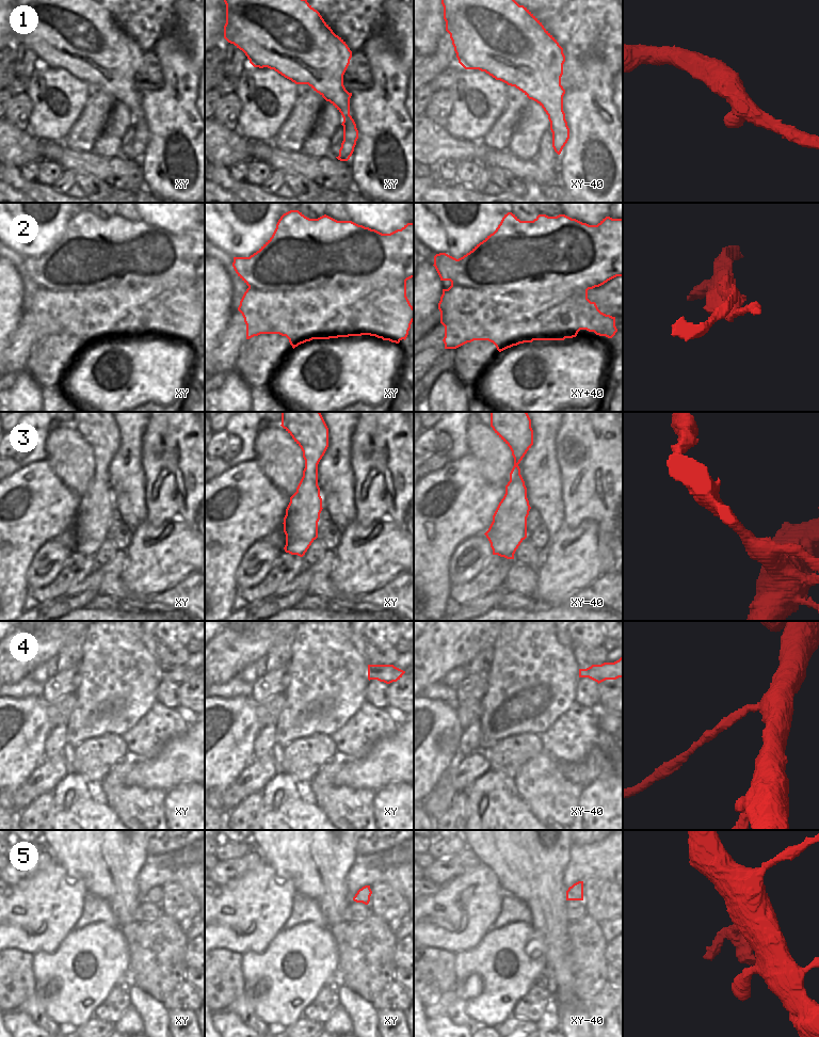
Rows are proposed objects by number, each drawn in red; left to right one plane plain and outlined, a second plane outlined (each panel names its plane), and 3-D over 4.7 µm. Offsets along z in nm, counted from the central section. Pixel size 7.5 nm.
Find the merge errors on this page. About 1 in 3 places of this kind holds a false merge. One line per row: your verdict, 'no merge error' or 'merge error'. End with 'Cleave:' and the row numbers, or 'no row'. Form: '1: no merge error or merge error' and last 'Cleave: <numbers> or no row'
1: no merge error
2: merge error
3: no merge error
4: merge error
5: merge error
Cleave: 2, 4, 5

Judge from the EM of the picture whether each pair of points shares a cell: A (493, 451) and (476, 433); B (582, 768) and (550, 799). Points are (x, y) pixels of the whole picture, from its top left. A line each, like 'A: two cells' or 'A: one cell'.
A: one cell
B: two cells

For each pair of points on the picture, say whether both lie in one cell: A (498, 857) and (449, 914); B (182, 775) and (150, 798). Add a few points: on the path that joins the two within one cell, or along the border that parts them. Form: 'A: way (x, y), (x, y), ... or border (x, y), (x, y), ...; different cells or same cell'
A: border (481, 863), (484, 863), (493, 872), (502, 889); different cells
B: border (138, 785), (166, 791); different cells

